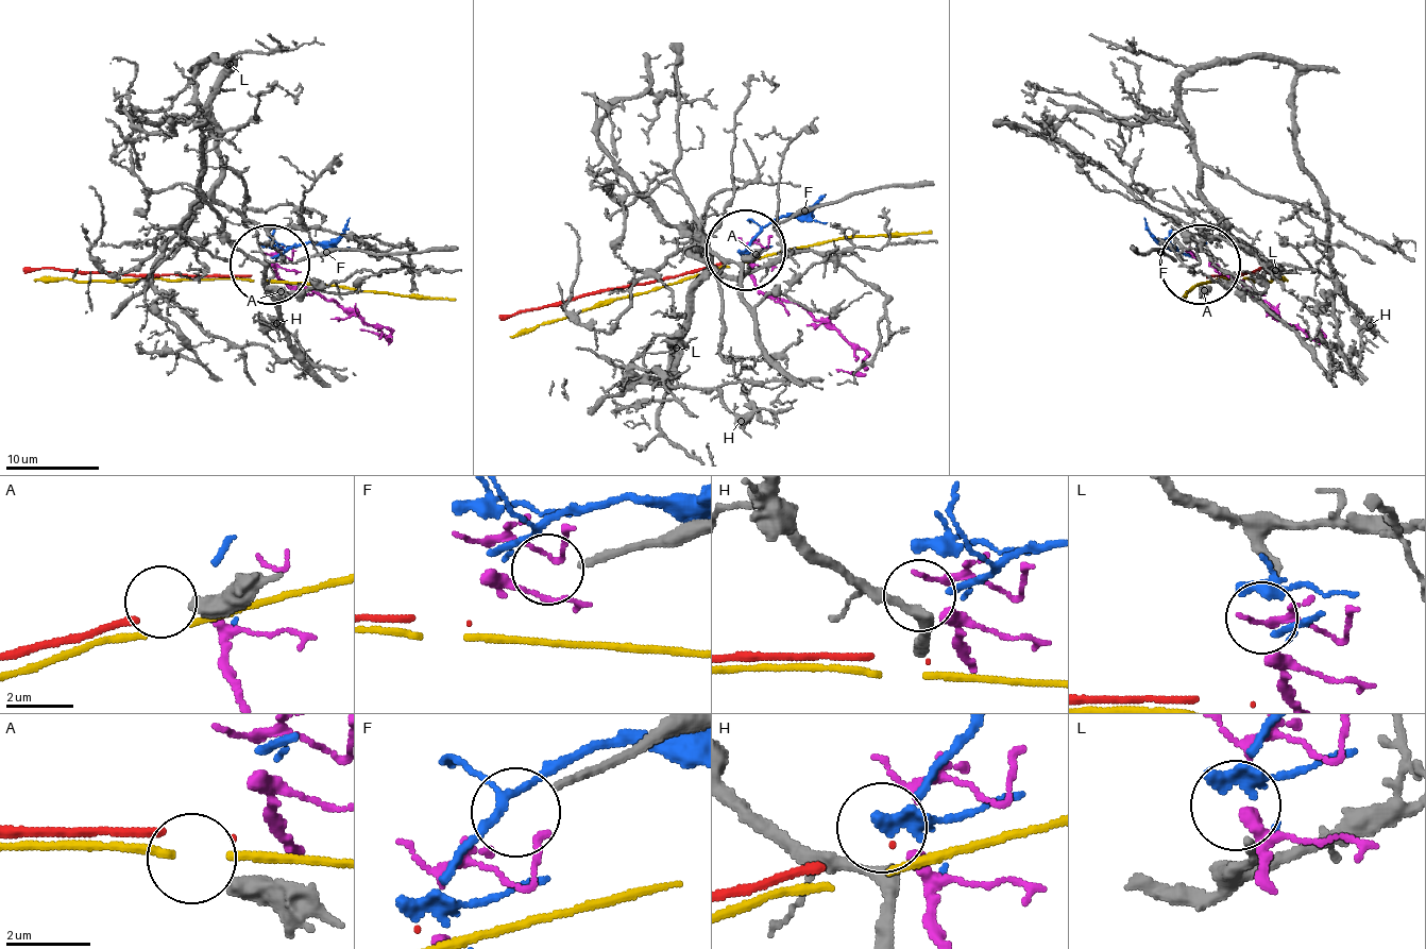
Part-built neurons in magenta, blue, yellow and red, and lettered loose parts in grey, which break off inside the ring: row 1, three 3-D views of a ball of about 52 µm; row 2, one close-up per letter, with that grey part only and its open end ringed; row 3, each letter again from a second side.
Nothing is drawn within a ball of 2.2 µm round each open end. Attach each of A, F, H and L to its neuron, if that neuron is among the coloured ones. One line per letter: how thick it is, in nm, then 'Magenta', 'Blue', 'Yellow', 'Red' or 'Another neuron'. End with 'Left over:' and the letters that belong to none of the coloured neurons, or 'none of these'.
A: Thickness 500 nm. Another neuron
F: Thickness 190 nm. Another neuron
H: Thickness 280 nm. Blue
L: Thickness 200 nm. Magenta
Left over: A, F

